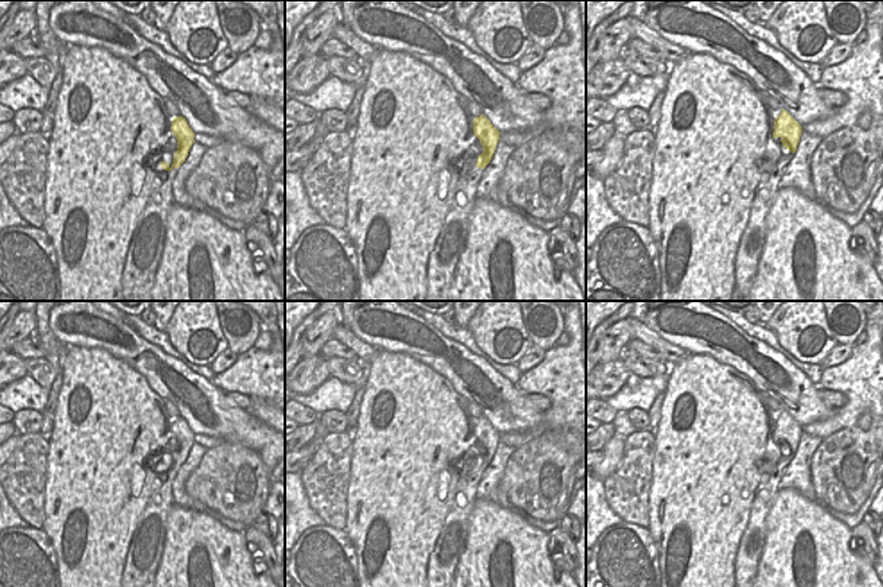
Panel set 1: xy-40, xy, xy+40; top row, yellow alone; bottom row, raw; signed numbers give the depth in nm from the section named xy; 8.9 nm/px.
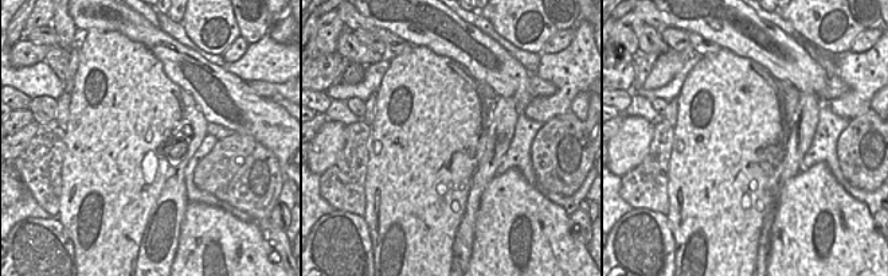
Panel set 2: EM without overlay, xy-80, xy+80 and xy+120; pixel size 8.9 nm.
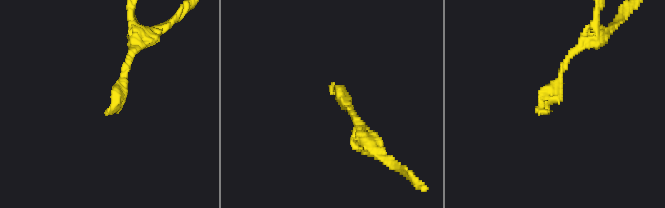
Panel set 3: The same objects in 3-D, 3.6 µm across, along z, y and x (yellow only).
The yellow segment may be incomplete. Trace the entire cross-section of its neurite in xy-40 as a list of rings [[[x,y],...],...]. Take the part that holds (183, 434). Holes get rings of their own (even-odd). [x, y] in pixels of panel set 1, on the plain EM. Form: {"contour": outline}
{"contour": [[[181,416],[172,420],[171,431],[176,441],[168,454],[168,462],[161,462],[161,469],[167,473],[160,481],[161,486],[151,494],[133,532],[125,557],[122,587],[155,587],[165,544],[167,517],[173,505],[172,484],[195,443],[195,434]]]}

